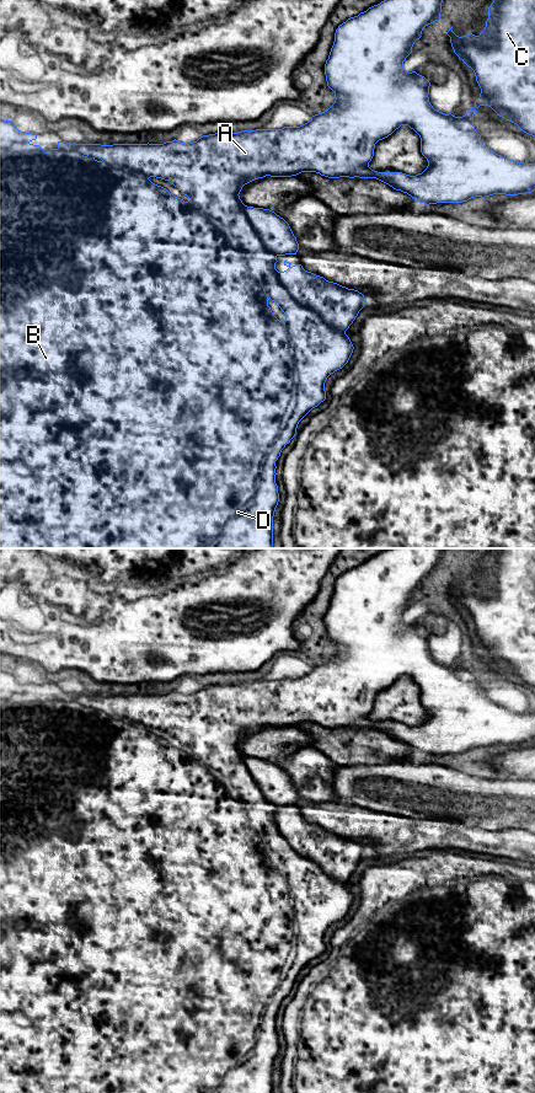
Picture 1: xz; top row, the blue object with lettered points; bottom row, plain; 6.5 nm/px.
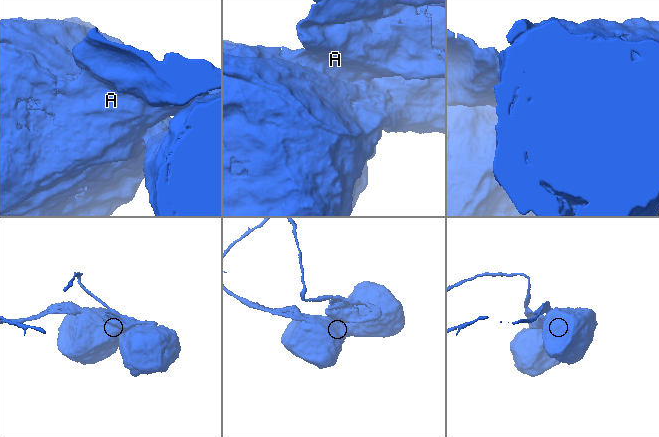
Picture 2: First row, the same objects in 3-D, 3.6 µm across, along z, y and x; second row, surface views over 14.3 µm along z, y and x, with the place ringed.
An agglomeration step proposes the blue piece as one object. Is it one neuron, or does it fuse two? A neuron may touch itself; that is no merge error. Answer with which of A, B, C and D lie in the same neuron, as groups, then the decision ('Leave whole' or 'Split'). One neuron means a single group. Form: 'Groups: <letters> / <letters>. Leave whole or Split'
Groups: A B D / C. Split

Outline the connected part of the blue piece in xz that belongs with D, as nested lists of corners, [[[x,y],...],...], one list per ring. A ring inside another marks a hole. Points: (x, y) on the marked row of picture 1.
[[[384,0],[369,7],[358,16],[348,18],[338,26],[335,33],[335,42],[328,59],[325,64],[327,86],[335,92],[335,103],[325,112],[315,114],[300,127],[284,127],[282,129],[256,129],[242,130],[239,133],[215,133],[200,136],[197,141],[184,144],[166,141],[164,144],[69,144],[58,141],[57,149],[44,151],[39,145],[31,141],[37,139],[37,134],[21,132],[12,120],[0,118],[0,548],[274,548],[273,547],[273,516],[279,502],[278,486],[275,483],[275,461],[282,450],[296,434],[299,422],[315,407],[326,400],[325,382],[335,371],[342,369],[353,353],[353,344],[346,332],[339,332],[328,326],[322,317],[314,310],[295,301],[289,291],[279,283],[275,275],[277,256],[268,252],[263,246],[257,232],[250,224],[240,199],[242,187],[255,180],[271,177],[291,177],[301,172],[316,172],[328,178],[359,177],[376,178],[396,191],[411,195],[416,202],[426,205],[437,203],[462,203],[475,197],[489,197],[493,194],[518,195],[535,191],[535,164],[524,164],[505,159],[489,150],[481,143],[481,135],[475,129],[474,107],[462,117],[451,113],[445,114],[433,108],[429,102],[430,82],[416,71],[408,73],[403,69],[403,61],[412,53],[412,47],[422,36],[426,26],[439,21],[443,0]],[[401,125],[408,125],[421,138],[421,152],[427,159],[427,168],[416,176],[402,172],[378,172],[369,167],[374,156],[375,144],[391,135]],[[156,177],[168,181],[189,198],[184,202],[175,197],[166,188],[153,183],[149,178]],[[268,300],[275,302],[285,315],[284,321],[279,321],[268,306]]]

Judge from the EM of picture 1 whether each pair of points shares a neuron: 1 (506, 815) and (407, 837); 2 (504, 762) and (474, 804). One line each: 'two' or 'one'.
1: two
2: two

